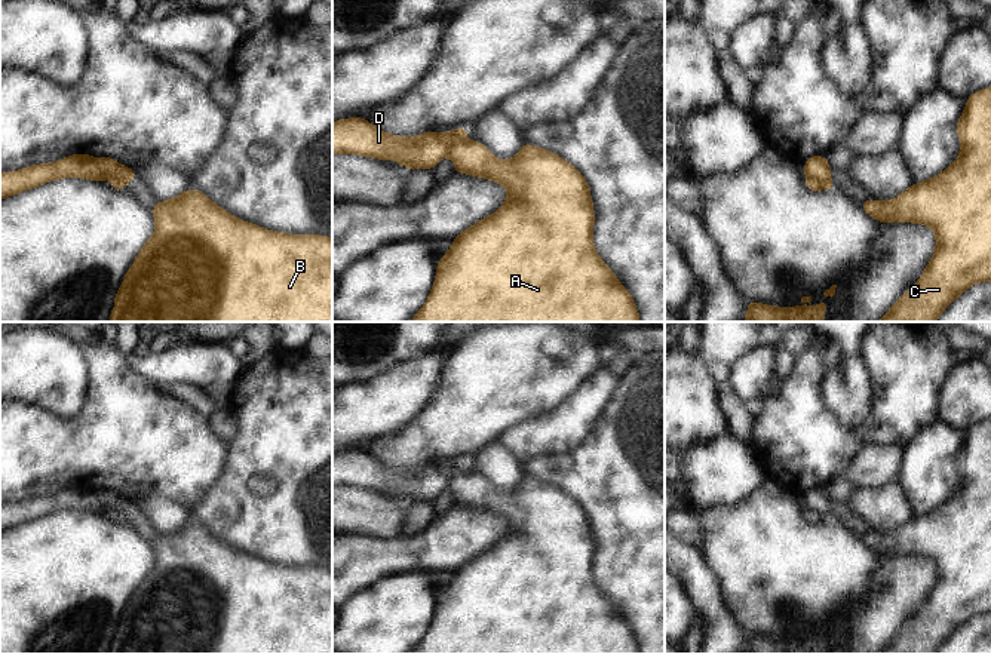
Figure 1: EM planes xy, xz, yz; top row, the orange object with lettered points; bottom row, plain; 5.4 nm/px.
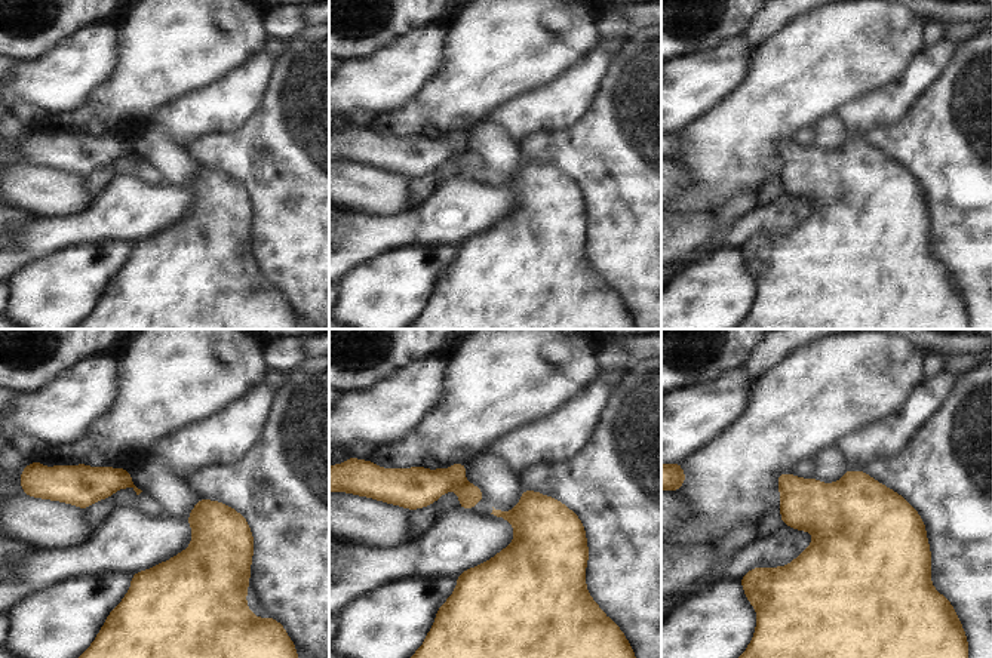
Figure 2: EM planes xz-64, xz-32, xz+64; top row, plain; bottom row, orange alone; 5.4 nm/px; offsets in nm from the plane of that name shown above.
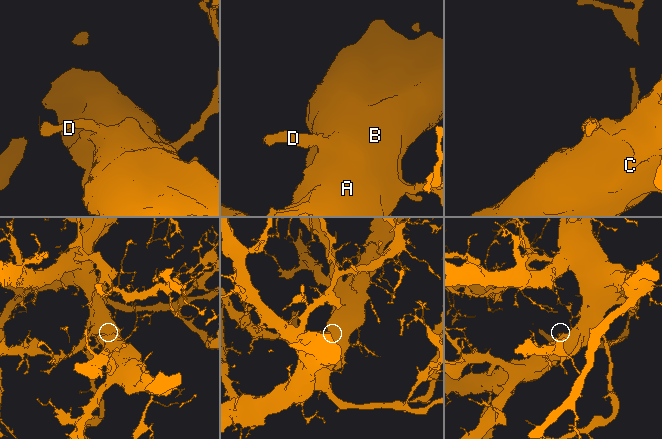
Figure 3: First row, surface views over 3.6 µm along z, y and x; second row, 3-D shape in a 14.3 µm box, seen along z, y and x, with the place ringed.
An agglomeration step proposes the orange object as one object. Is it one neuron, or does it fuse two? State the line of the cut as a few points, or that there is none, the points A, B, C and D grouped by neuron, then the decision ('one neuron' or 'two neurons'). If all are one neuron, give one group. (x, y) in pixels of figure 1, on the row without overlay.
cut in xz along (465, 472), (451, 470), (447, 487); A B C / D; two neurons

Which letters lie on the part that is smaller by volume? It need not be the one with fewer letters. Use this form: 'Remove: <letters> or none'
Remove: D

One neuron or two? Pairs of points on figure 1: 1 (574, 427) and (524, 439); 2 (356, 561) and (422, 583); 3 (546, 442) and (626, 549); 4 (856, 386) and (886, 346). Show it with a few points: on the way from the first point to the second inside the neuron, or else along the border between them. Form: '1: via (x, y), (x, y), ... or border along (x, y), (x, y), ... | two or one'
1: via (563, 429), (536, 438) | one
2: border along (432, 570), (389, 574), (365, 588) | two
3: border along (586, 438), (567, 453), (534, 456), (522, 466) | two
4: border along (862, 337), (861, 356), (870, 372), (871, 404) | two

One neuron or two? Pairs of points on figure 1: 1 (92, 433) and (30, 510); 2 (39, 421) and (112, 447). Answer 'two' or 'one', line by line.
1: two
2: one

